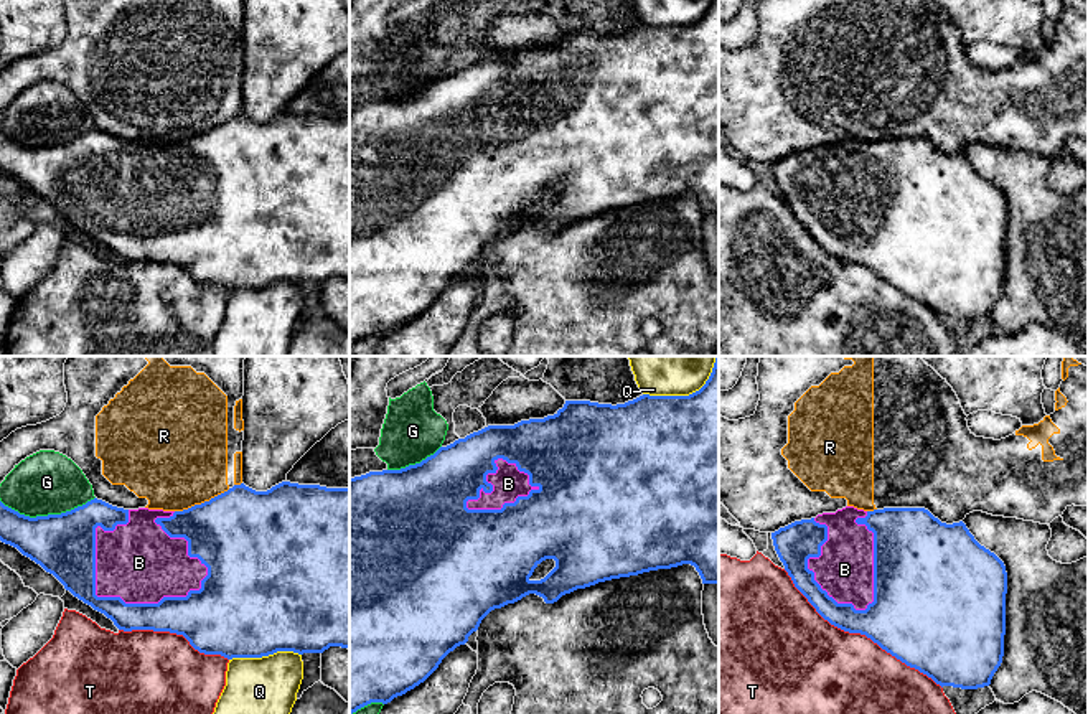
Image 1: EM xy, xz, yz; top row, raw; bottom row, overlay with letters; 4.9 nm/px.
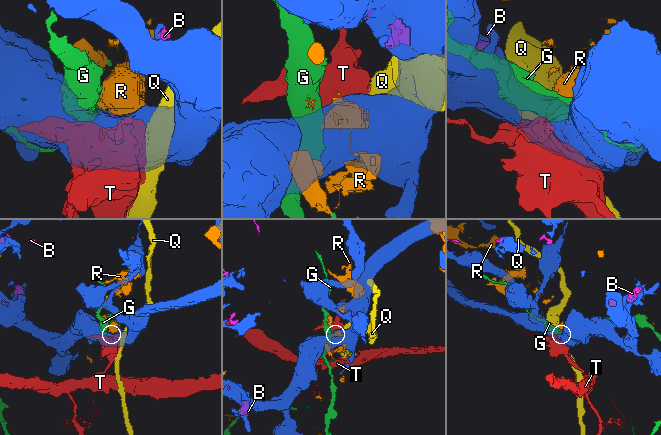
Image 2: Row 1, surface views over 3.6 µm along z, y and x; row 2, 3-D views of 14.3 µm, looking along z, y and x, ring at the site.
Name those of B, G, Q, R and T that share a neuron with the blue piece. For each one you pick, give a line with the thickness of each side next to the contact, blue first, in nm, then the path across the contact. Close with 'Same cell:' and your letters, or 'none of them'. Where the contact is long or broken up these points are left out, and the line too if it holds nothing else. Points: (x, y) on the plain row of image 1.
B: calibres 180 and 380 nm
Same cell: B

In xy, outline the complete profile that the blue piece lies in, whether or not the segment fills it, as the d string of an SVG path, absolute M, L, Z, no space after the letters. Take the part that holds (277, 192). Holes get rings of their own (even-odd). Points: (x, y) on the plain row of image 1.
M282 112L267 122L244 114L183 142L124 140L91 130L61 145L30 148L0 132L0 171L53 204L119 261L183 265L204 285L262 289L277 282L349 280L349 119Z

